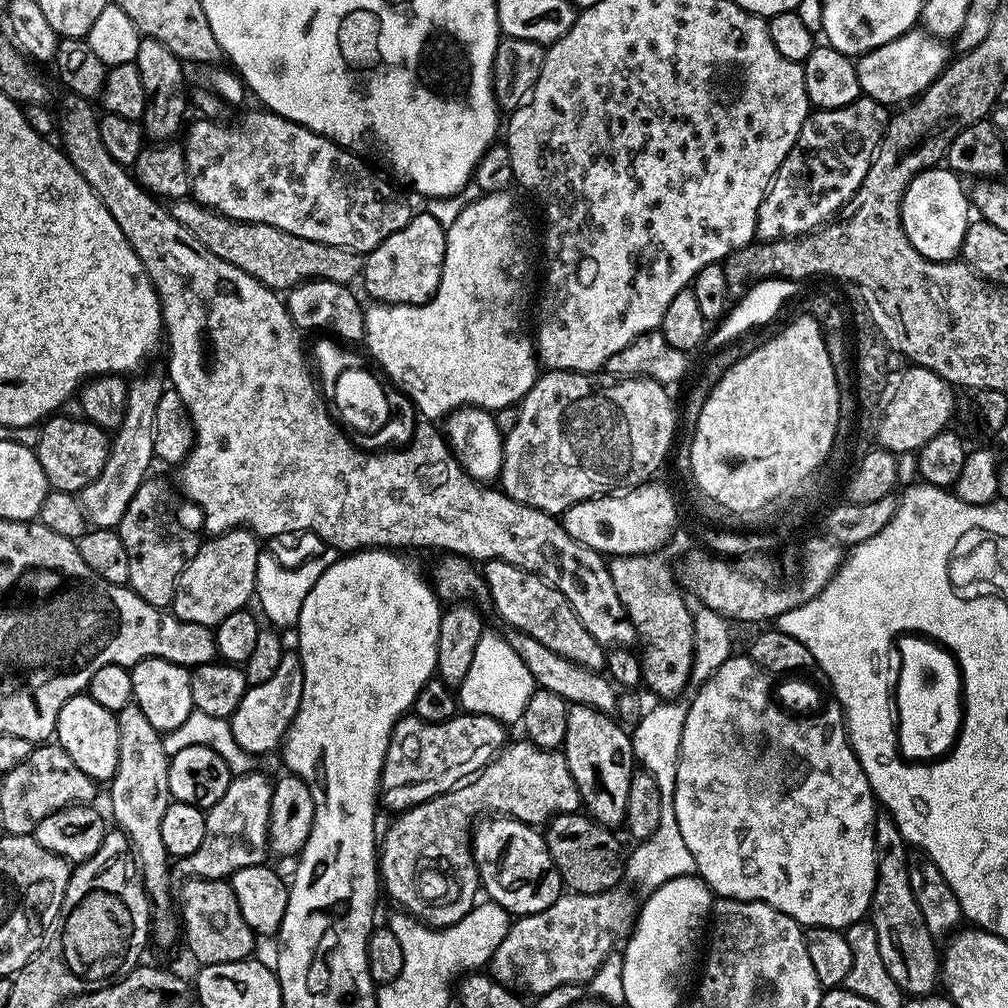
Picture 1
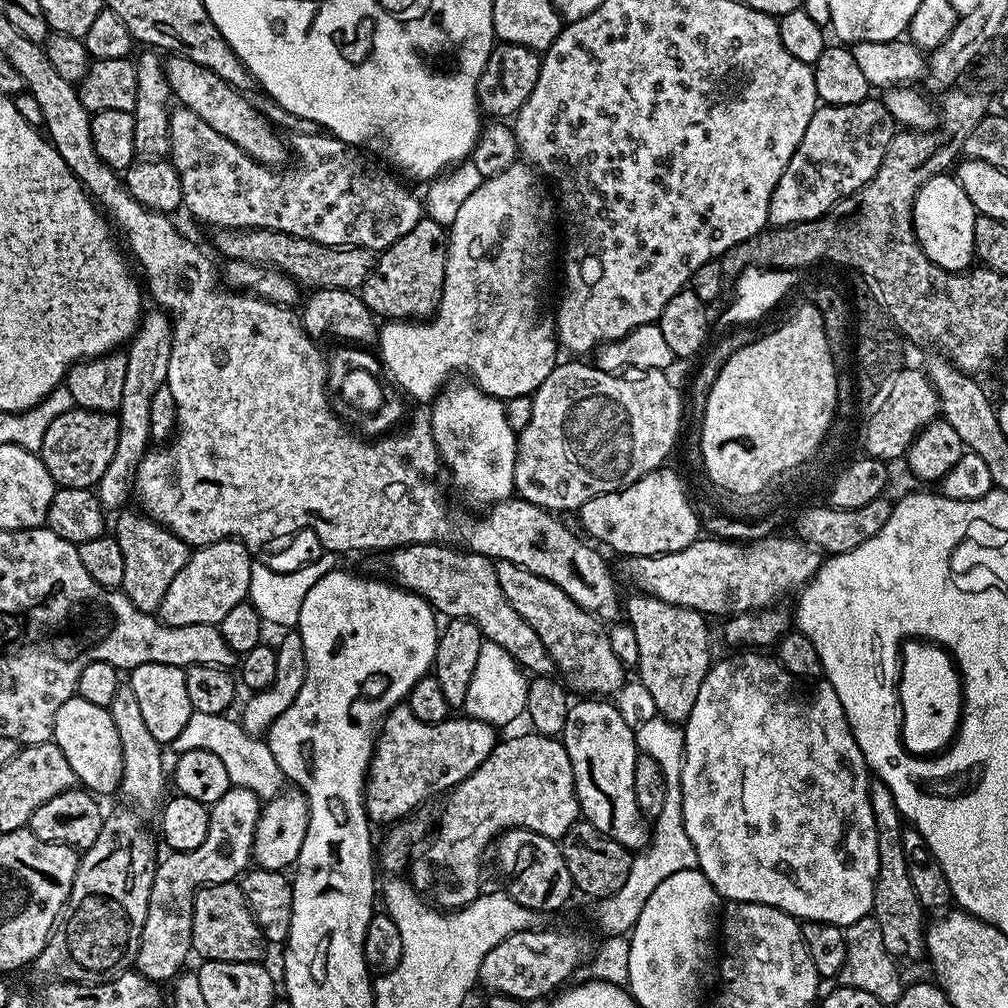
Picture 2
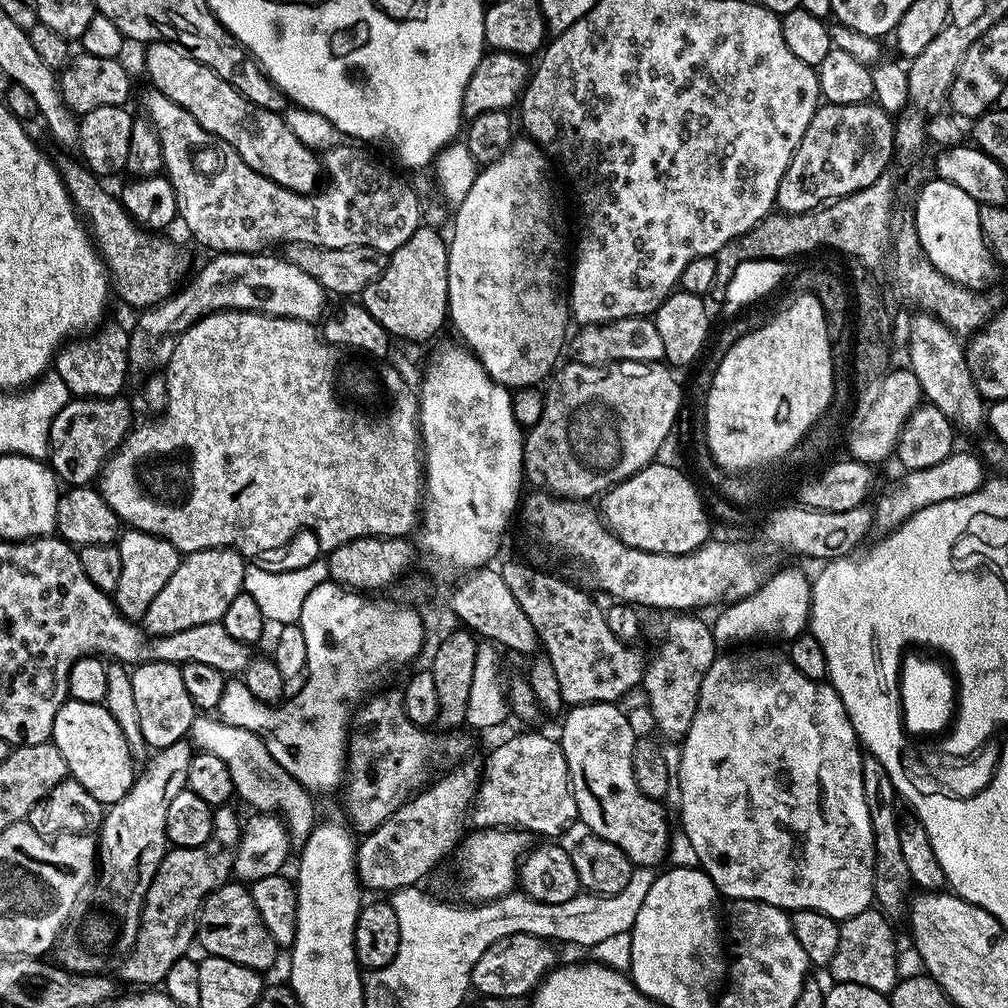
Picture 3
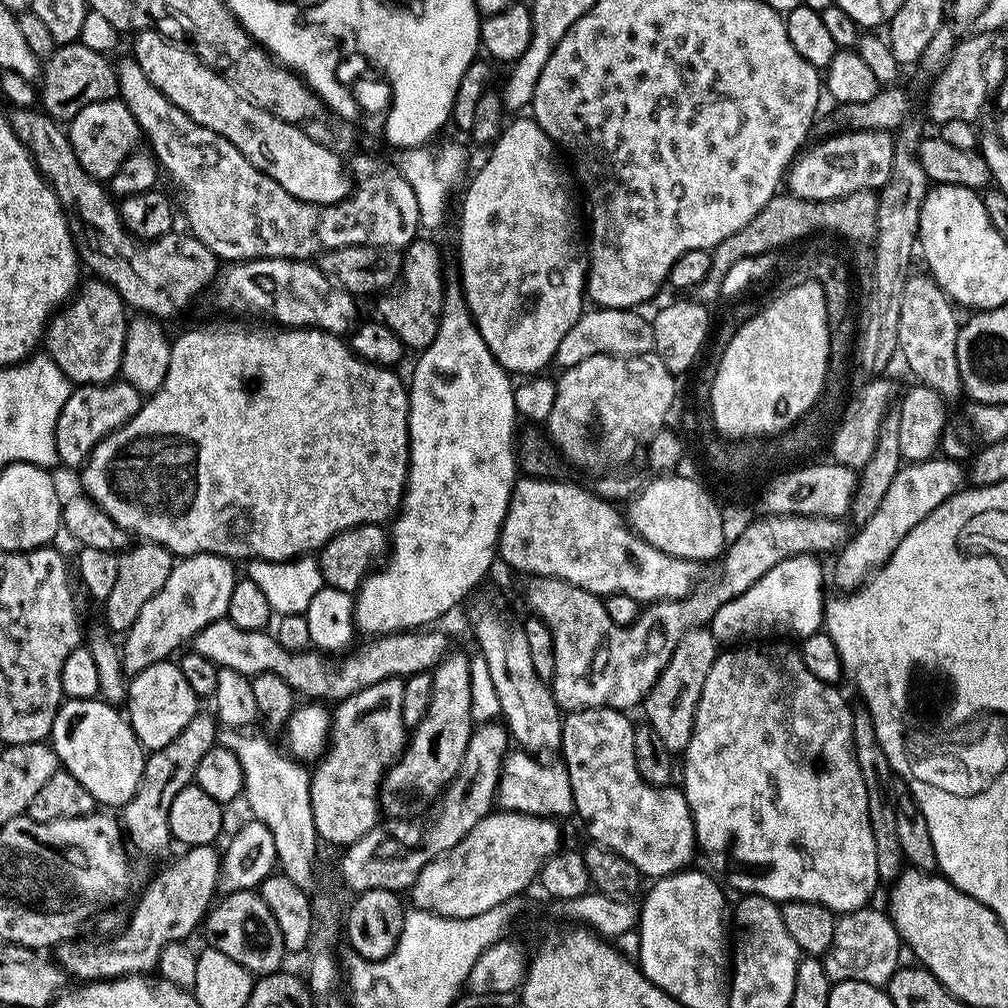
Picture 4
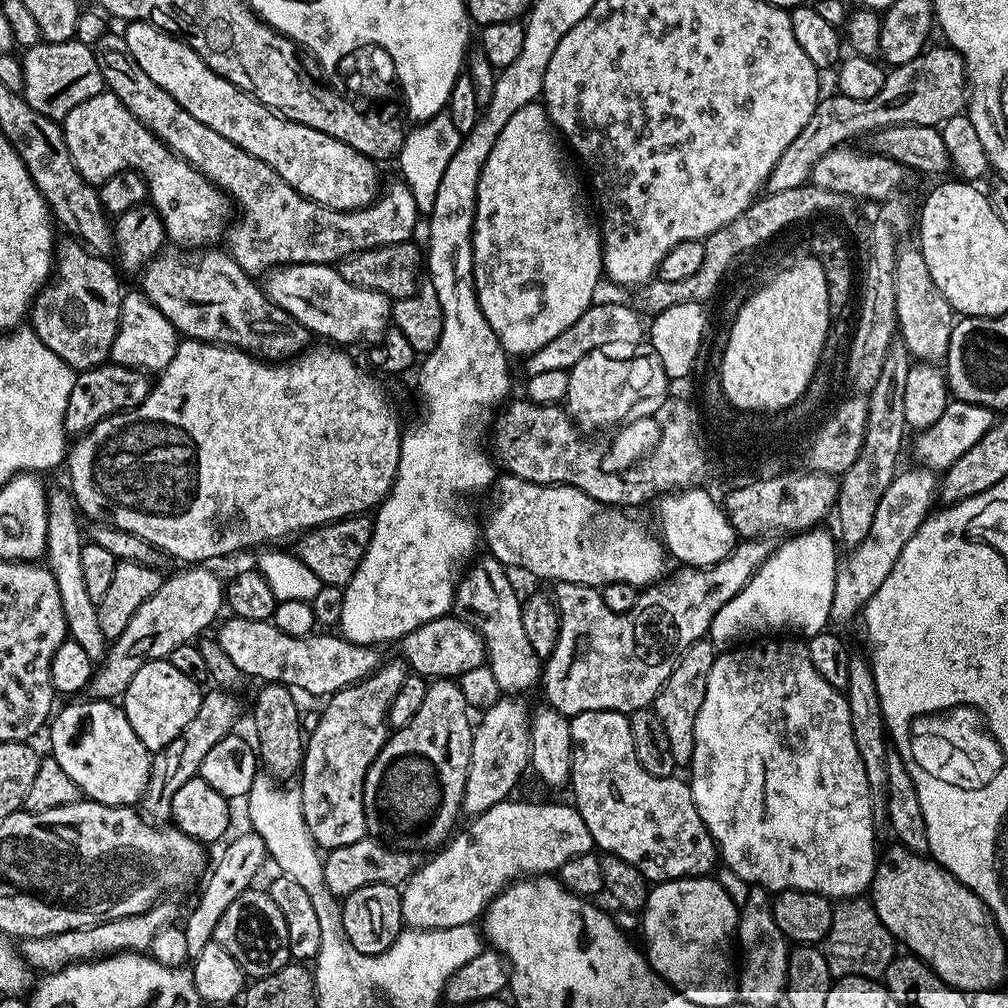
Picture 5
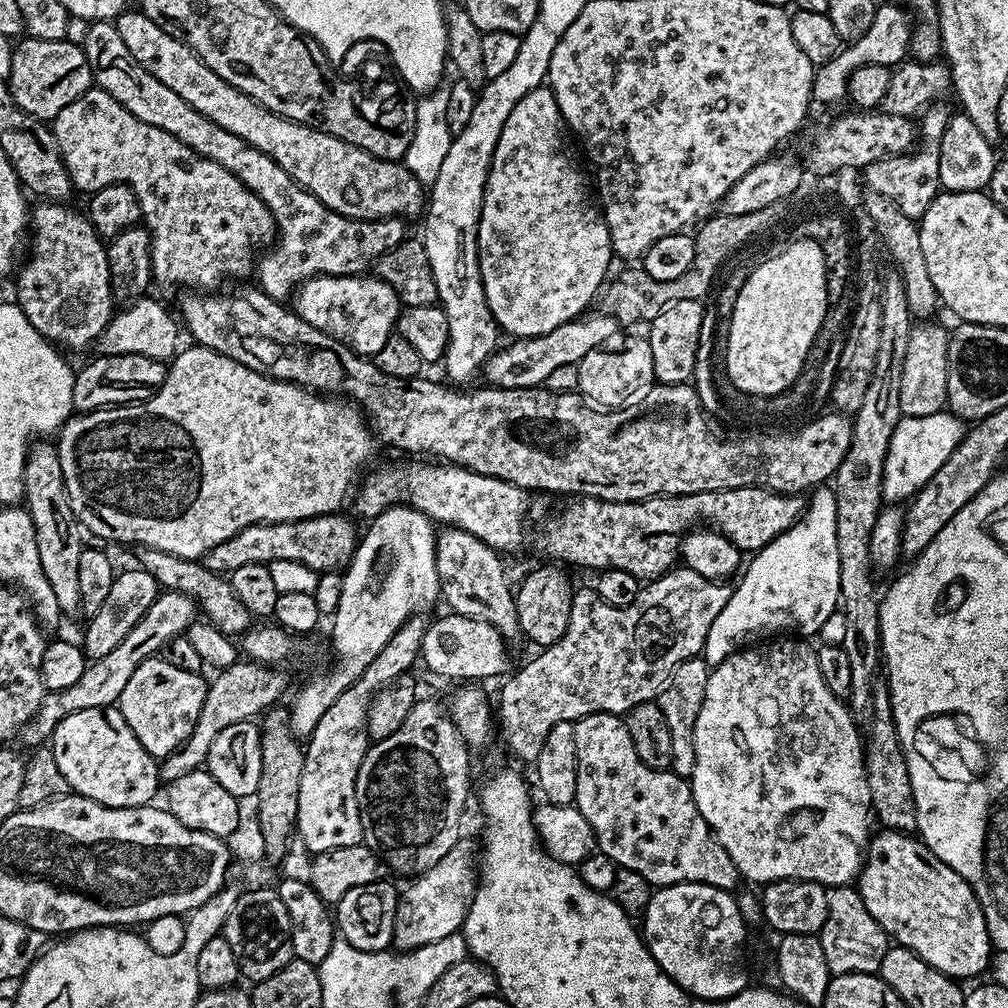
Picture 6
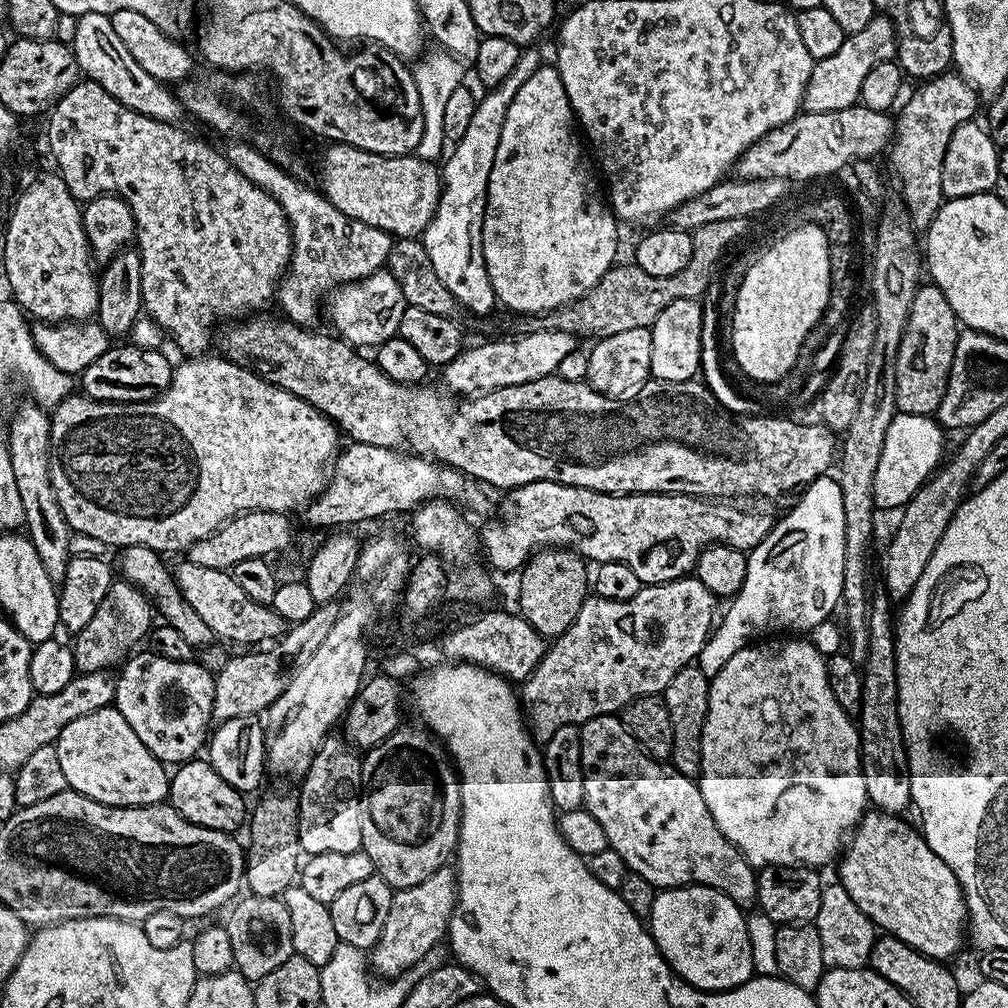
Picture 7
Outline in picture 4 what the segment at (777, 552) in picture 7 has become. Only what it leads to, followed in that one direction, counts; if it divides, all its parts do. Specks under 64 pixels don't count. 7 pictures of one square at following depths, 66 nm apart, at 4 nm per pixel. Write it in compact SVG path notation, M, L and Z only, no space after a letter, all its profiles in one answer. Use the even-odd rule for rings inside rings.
M794 556L778 562L770 570L766 570L757 580L753 580L741 596L734 597L730 602L726 602L712 616L710 627L714 638L721 645L728 646L733 642L748 642L759 632L769 632L772 638L803 638L821 631L824 622L824 580L826 584L826 572L820 569L819 559L816 556Z

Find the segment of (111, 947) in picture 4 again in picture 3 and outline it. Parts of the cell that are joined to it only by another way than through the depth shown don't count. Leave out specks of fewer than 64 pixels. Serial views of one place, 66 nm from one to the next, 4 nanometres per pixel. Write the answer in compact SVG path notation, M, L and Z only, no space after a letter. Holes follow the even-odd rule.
M232 806L217 807L212 813L212 837L209 840L193 848L173 847L164 855L144 899L138 938L119 965L121 981L136 984L132 986L163 985L170 968L189 955L188 947L196 940L200 907L215 888L229 883L233 875L241 827L242 816Z

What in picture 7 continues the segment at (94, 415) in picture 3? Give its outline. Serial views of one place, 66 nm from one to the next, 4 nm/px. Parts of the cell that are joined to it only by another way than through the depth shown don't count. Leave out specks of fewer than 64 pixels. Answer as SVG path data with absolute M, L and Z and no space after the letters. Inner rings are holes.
M131 342L117 344L120 344L117 348L116 345L108 347L102 358L94 358L94 362L86 366L82 373L83 395L109 404L143 404L162 395L172 381L173 361L168 361L160 348L139 348Z

